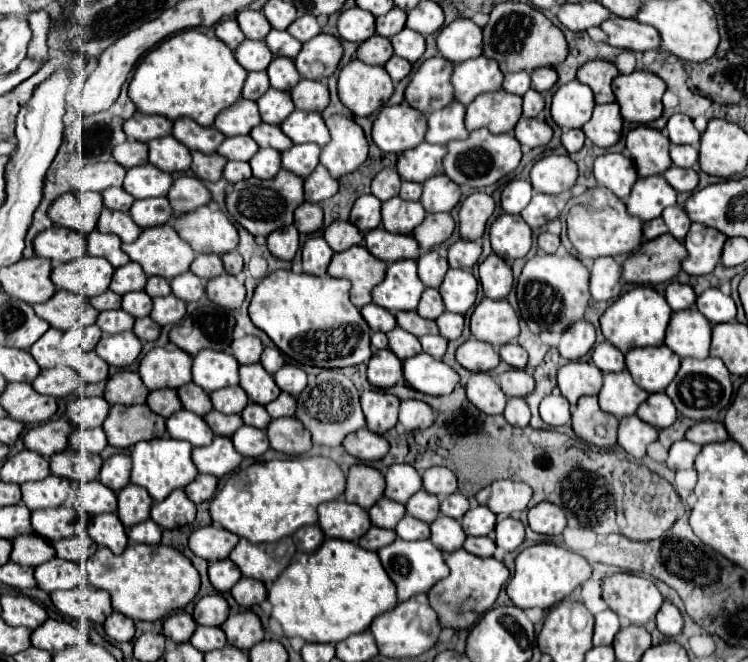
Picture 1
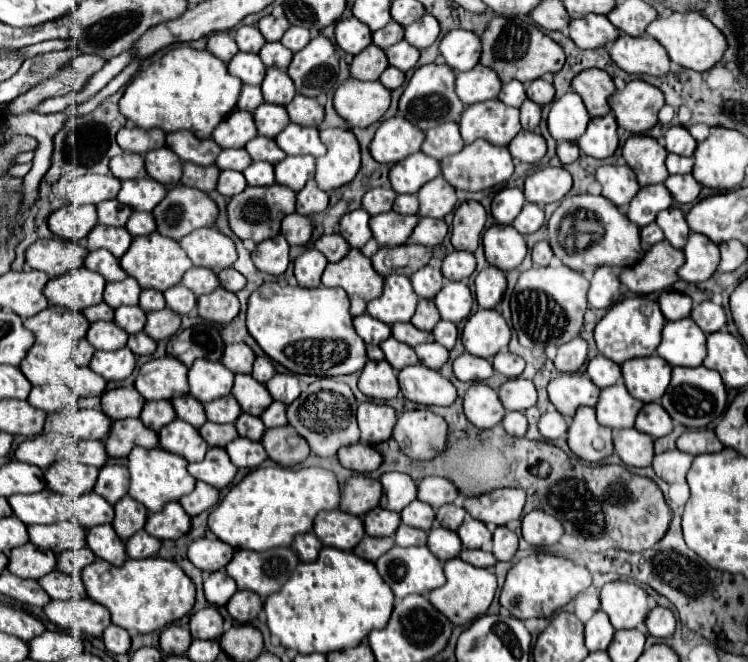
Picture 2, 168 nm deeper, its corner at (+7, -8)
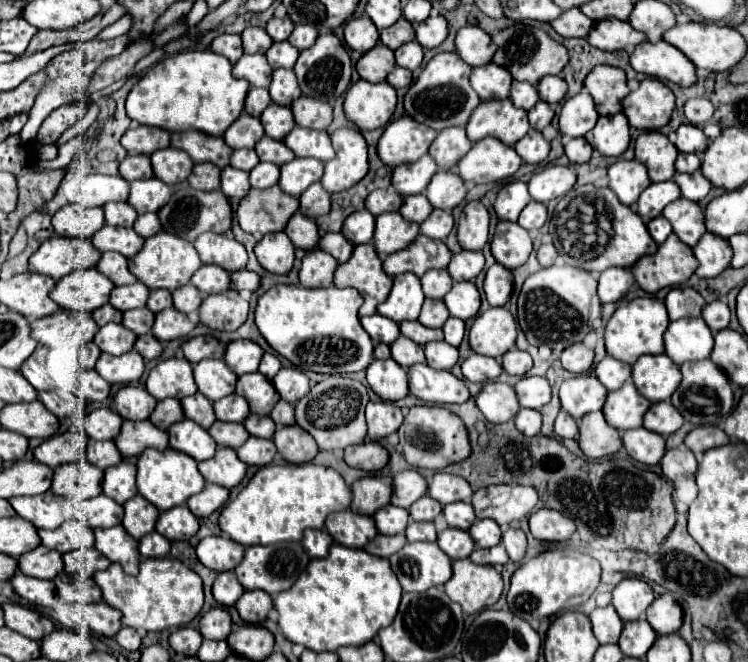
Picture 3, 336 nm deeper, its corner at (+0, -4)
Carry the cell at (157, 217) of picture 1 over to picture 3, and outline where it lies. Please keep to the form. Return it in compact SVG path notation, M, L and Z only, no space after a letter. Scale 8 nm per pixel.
M142 214L142 216L138 216L138 220L136 220L136 224L134 224L134 230L136 230L142 238L148 238L148 236L158 234L158 232L162 230L162 226L160 226L160 220L158 220L156 214Z

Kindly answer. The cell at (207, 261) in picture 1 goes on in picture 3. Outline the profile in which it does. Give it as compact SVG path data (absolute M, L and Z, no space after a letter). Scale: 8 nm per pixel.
M202 264L202 268L192 276L192 284L202 294L220 294L230 288L230 274L216 264Z

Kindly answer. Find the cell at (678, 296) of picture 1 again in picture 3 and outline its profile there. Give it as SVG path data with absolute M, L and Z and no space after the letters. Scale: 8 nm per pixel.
M672 288L666 296L666 308L670 320L698 318L704 308L704 298L694 288Z

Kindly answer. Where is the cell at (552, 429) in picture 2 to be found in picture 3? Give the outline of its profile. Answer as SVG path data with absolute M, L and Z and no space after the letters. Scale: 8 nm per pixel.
M560 410L560 414L558 414L554 430L556 430L556 434L560 438L578 438L578 424L576 424L576 420L564 410Z

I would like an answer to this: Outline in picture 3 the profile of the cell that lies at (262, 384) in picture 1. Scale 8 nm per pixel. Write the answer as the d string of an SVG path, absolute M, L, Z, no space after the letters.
M260 372L240 376L236 384L236 394L242 396L250 404L250 412L258 416L268 416L280 400L280 394L272 386L272 382Z

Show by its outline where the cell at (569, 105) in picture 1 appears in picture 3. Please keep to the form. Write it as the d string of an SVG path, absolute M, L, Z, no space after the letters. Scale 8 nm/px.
M582 90L564 102L560 112L560 132L572 138L584 137L588 130L594 128L596 120L598 112L594 108L594 100L586 90Z

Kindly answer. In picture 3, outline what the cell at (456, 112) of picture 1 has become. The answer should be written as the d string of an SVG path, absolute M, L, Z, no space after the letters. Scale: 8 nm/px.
M444 128L438 132L436 140L430 146L430 156L436 160L440 170L450 170L458 164L460 158L468 154L472 142L466 136L464 128Z

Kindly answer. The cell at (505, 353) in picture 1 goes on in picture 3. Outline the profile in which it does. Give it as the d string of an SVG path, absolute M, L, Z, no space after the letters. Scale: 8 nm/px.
M512 348L502 356L502 368L512 376L524 376L532 368L532 358L528 352Z

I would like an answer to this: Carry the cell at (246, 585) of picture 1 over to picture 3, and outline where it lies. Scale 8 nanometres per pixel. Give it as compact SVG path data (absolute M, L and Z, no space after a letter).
M250 590L244 592L242 598L236 602L236 610L244 622L264 624L268 612L272 610L272 598L262 590Z

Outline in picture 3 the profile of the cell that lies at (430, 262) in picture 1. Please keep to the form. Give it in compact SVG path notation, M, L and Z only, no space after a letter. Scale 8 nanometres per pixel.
M428 270L420 280L422 280L424 296L426 298L436 298L436 300L442 300L454 284L446 270Z

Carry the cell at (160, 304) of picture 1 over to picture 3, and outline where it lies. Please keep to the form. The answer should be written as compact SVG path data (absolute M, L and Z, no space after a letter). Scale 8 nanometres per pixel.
M168 308L168 310L162 310L156 314L156 322L152 326L152 334L160 340L160 342L170 342L170 340L176 340L176 338L184 338L188 336L192 330L194 330L194 322L174 310L174 308Z

